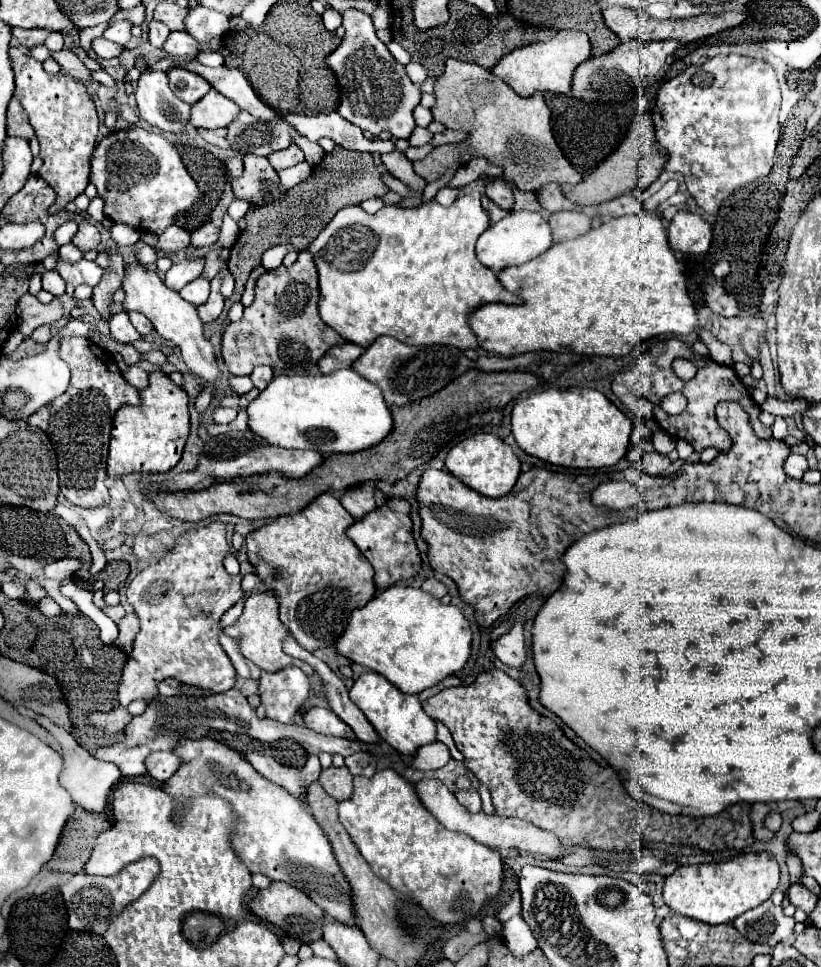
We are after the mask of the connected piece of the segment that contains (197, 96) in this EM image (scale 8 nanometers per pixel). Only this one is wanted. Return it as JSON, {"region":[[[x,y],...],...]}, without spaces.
{"region":[[[184,67],[168,69],[168,77],[170,77],[170,89],[174,91],[174,95],[188,105],[200,101],[212,87],[204,77],[192,73]]]}

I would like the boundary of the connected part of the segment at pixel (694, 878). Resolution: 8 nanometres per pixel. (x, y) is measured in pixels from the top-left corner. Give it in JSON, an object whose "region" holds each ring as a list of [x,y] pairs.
{"region":[[[768,851],[744,853],[720,863],[678,867],[672,875],[666,877],[662,895],[664,903],[672,911],[696,921],[704,921],[708,925],[720,925],[734,921],[738,915],[770,899],[778,887],[778,877],[780,869],[774,855]]]}

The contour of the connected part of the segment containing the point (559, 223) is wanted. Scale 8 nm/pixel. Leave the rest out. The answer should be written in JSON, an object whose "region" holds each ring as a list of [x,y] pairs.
{"region":[[[578,211],[552,213],[548,223],[550,223],[550,229],[552,229],[554,243],[580,237],[580,235],[588,233],[590,227],[592,227],[590,225],[590,217],[586,217],[584,213],[578,213]]]}

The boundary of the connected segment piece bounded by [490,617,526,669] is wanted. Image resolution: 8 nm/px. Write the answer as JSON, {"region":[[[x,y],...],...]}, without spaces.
{"region":[[[518,617],[514,624],[514,629],[496,641],[490,643],[490,649],[494,655],[508,667],[522,667],[526,659],[526,647],[524,647],[523,617]]]}

